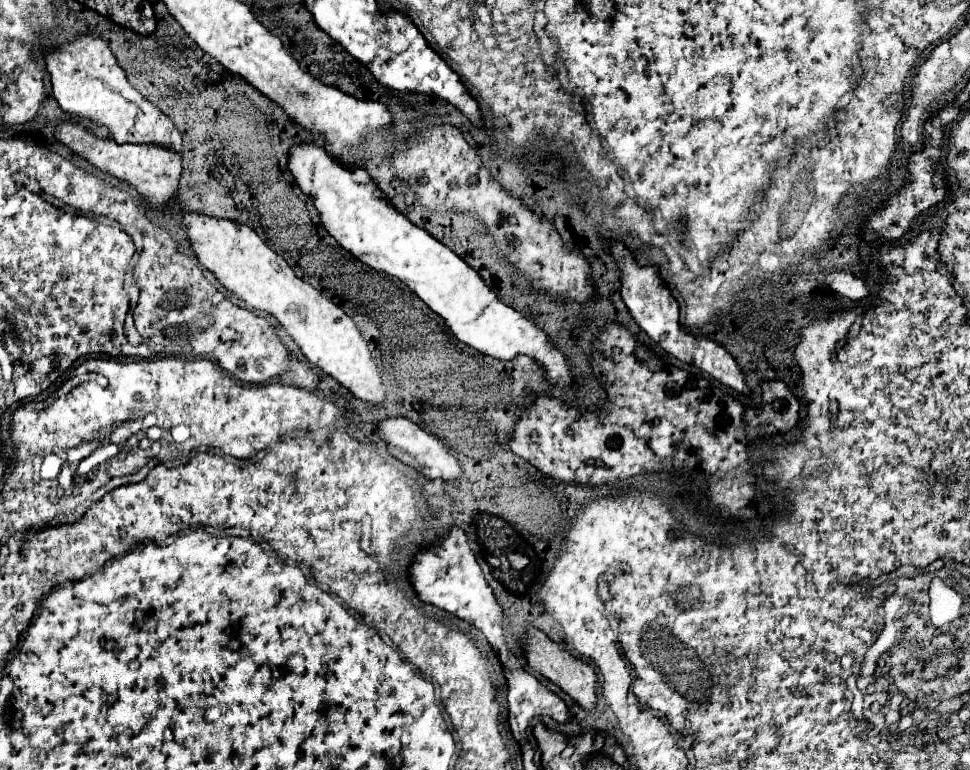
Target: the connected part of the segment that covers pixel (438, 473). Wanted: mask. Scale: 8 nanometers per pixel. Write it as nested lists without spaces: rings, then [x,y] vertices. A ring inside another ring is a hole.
[[[389,418],[389,420],[379,424],[377,432],[387,442],[391,456],[395,456],[397,460],[401,460],[407,466],[415,468],[423,476],[427,476],[427,478],[441,478],[445,482],[449,482],[449,480],[453,482],[453,480],[459,480],[463,476],[461,466],[455,464],[455,456],[443,446],[443,442],[437,440],[435,436],[427,434],[425,430],[421,430],[411,420],[407,420],[407,418]]]

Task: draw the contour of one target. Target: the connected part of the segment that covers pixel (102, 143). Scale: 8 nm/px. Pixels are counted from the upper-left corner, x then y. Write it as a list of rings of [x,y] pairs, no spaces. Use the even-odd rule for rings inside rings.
[[[79,124],[57,126],[55,138],[61,144],[75,150],[77,154],[81,154],[83,158],[87,158],[99,170],[133,184],[139,194],[147,196],[147,200],[153,208],[169,204],[171,196],[177,192],[179,176],[181,176],[181,170],[183,170],[181,168],[181,156],[167,150],[167,148],[159,148],[155,144],[115,144],[113,140],[99,140]]]

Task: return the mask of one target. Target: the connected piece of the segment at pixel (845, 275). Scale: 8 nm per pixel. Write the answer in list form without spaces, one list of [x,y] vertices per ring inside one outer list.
[[[835,272],[835,274],[829,274],[825,278],[825,284],[831,286],[835,292],[839,292],[841,296],[847,296],[851,300],[861,300],[861,298],[867,298],[869,296],[869,286],[861,280],[861,278],[855,278],[853,274],[849,272]]]

